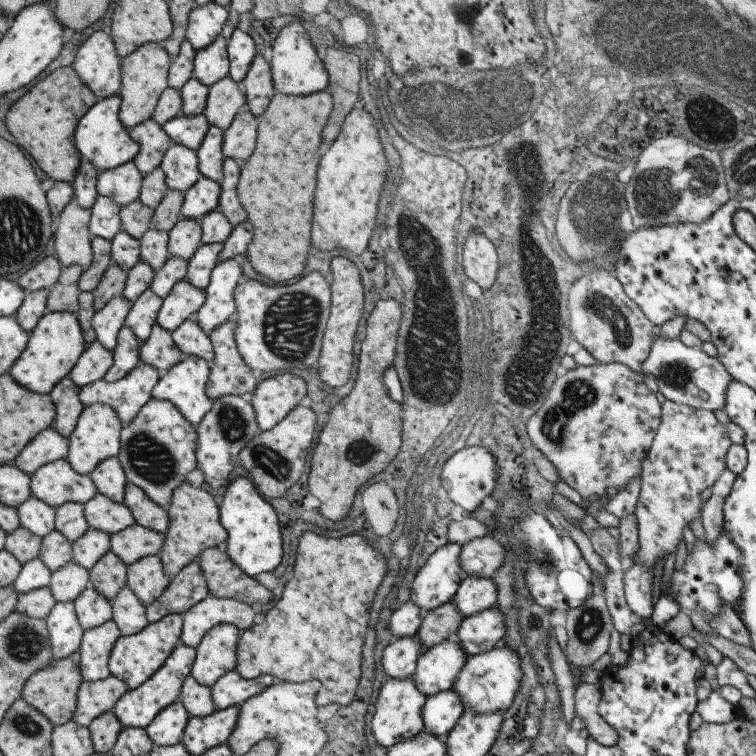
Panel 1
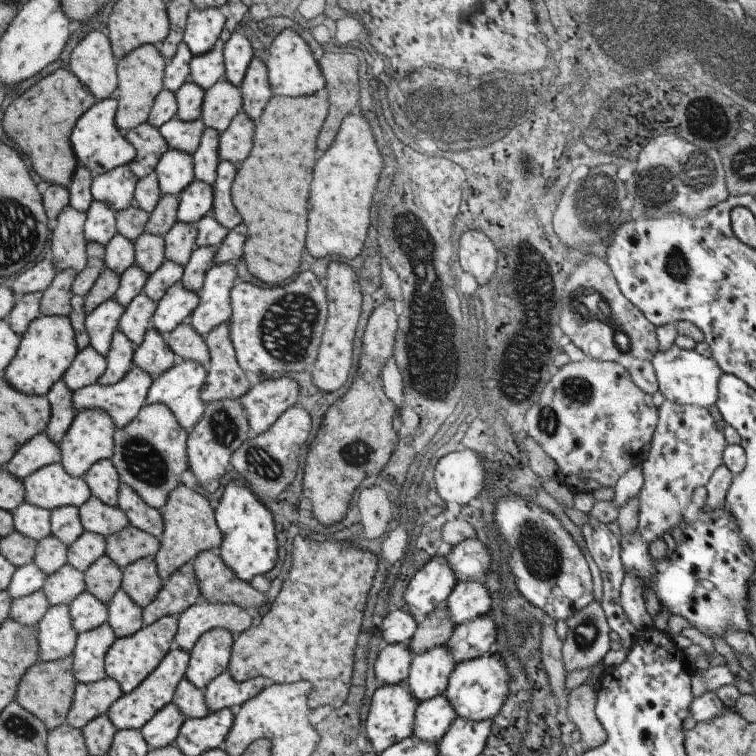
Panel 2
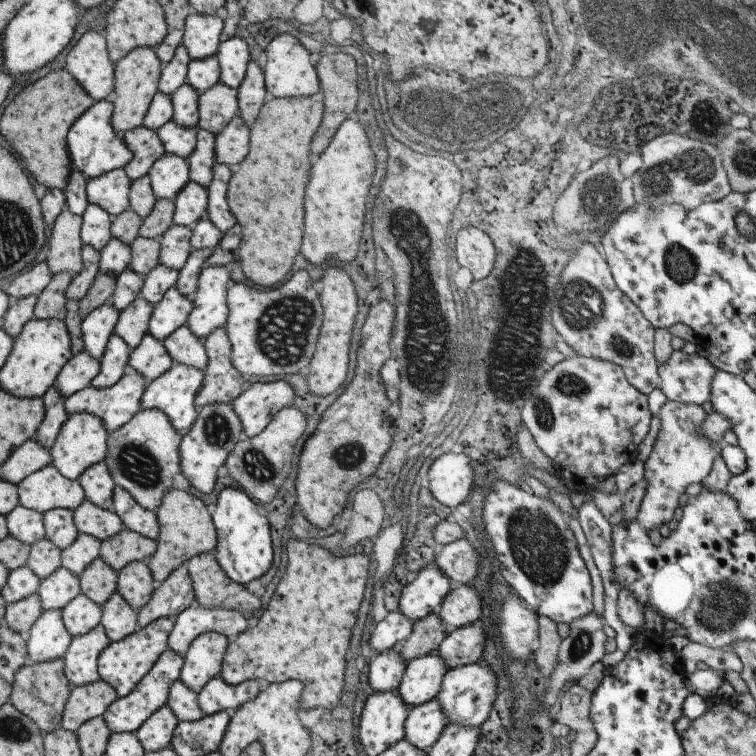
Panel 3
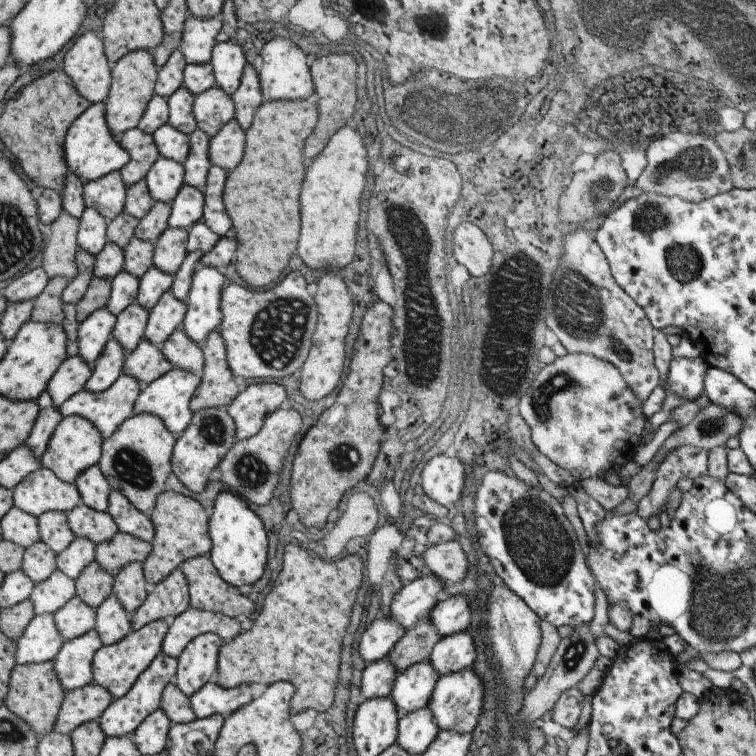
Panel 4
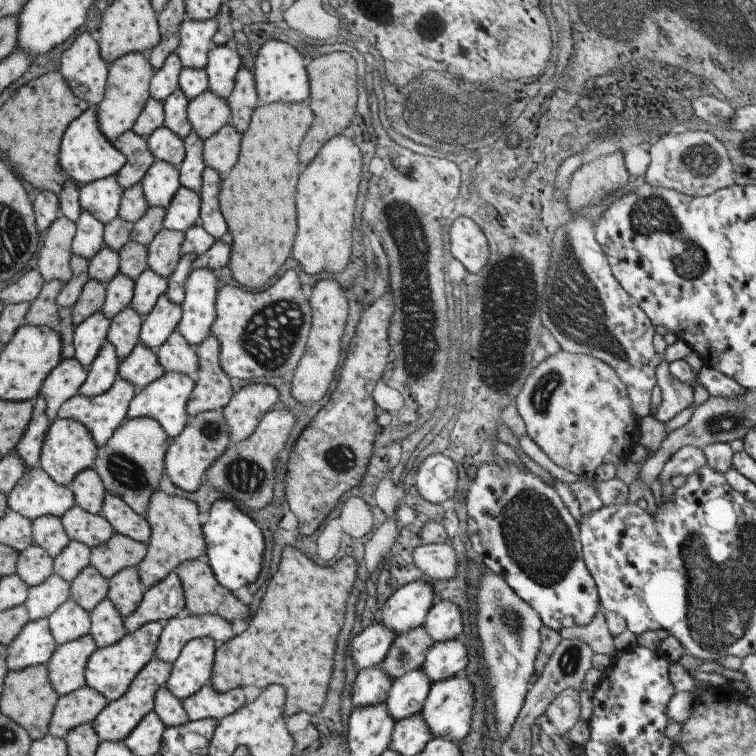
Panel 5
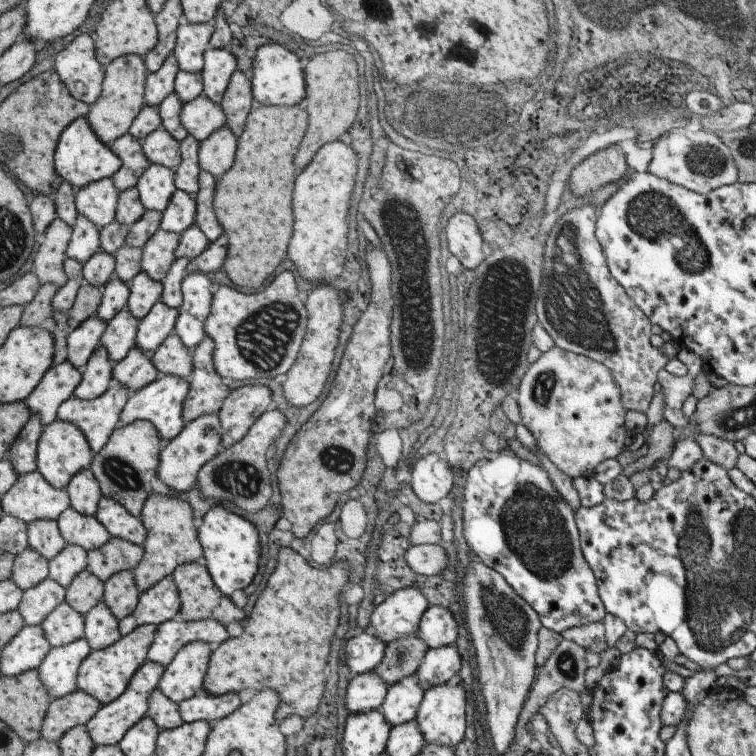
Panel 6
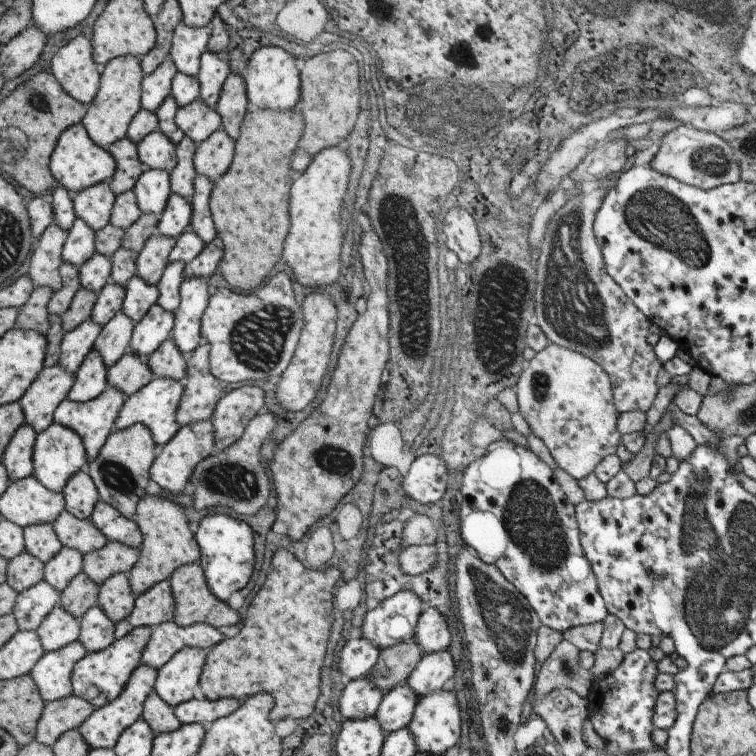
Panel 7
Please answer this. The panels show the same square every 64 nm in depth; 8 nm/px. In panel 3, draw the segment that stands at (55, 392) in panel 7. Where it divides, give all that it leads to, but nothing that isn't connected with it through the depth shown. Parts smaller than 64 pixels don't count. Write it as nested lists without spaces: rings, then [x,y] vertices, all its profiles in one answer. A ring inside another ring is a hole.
[[[81,350],[71,355],[71,358],[65,362],[65,366],[59,370],[52,385],[57,388],[61,398],[66,399],[70,394],[89,385],[97,374],[99,374],[99,360],[91,358],[89,352]]]

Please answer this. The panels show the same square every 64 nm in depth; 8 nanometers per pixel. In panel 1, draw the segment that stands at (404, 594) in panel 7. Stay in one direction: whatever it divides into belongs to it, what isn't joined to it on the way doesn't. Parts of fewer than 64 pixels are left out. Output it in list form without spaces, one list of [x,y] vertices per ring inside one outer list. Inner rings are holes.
[[[445,543],[430,554],[414,575],[409,601],[422,613],[433,610],[453,598],[465,572],[459,566],[461,544]]]

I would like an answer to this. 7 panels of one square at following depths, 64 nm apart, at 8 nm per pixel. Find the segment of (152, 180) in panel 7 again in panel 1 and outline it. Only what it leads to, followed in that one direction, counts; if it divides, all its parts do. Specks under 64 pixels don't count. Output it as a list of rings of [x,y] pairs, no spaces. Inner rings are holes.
[[[171,143],[158,166],[165,174],[165,186],[175,192],[184,193],[200,177],[195,150],[181,144]]]

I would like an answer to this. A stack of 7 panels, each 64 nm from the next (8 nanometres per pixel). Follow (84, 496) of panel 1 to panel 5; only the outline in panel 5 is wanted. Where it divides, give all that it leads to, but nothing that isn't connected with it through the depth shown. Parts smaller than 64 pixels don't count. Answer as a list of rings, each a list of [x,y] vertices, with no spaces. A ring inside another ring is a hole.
[[[40,467],[23,472],[6,496],[7,509],[31,521],[43,515],[63,516],[75,504],[71,488],[55,484]]]

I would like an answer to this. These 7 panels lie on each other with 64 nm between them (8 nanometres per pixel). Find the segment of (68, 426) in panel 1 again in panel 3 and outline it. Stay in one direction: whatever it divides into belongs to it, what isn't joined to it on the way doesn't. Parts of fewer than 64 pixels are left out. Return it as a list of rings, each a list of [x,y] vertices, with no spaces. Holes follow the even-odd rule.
[[[51,385],[41,397],[43,400],[44,415],[43,422],[39,424],[37,432],[35,432],[35,440],[39,442],[39,446],[43,448],[51,448],[57,433],[61,430],[61,424],[67,420],[67,412],[65,412],[65,398],[61,398],[61,394],[57,392],[57,388]]]

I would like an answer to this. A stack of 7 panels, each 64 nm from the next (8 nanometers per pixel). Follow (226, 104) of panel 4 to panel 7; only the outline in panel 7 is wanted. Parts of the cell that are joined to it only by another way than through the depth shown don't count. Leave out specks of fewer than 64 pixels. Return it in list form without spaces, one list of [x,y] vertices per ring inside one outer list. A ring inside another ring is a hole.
[[[200,99],[178,107],[174,118],[175,126],[195,143],[200,143],[221,126],[221,118],[214,108],[205,106]]]

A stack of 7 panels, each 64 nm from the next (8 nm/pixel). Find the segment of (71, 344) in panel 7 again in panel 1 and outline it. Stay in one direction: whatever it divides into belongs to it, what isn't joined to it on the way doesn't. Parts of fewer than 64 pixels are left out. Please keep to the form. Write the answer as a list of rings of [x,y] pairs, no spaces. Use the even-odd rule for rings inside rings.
[[[122,295],[114,296],[91,316],[95,341],[103,344],[105,350],[112,351],[117,346],[117,332],[121,330],[131,304],[133,302],[125,300]]]

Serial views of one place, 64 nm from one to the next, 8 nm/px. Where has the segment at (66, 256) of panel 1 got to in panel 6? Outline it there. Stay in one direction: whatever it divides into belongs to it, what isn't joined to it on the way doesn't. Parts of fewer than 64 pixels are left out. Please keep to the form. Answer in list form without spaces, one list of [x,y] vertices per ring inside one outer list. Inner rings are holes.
[[[56,216],[42,232],[43,240],[34,252],[32,265],[39,285],[55,284],[58,289],[67,282],[63,263],[66,259],[65,248],[71,238],[71,227]]]

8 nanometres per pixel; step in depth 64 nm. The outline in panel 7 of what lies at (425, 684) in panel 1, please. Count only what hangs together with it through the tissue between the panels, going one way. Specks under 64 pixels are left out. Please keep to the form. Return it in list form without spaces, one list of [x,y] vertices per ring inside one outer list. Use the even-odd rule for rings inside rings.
[[[405,682],[385,692],[374,712],[379,728],[387,734],[407,726],[413,716],[417,701],[418,697]]]

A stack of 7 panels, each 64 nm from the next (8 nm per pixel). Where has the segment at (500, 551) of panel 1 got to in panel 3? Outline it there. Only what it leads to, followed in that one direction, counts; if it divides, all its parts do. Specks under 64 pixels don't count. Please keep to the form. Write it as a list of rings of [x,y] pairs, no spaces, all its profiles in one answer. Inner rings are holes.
[[[465,540],[444,544],[433,554],[433,564],[454,584],[468,584],[477,575],[479,554]]]

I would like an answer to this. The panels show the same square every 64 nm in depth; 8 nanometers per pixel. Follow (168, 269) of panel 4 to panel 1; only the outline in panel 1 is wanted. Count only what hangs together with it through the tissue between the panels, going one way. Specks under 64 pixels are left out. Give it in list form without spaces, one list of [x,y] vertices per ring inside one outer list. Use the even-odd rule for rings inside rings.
[[[180,217],[168,232],[167,252],[169,256],[177,256],[188,261],[199,245],[201,245],[199,221]]]

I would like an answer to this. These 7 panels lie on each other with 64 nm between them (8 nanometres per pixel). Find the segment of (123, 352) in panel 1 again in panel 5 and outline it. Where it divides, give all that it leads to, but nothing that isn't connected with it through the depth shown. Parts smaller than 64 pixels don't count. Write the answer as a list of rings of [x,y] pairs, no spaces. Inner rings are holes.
[[[105,341],[103,346],[99,348],[95,360],[87,367],[87,378],[79,387],[78,394],[91,398],[105,392],[117,377],[117,366],[119,366],[119,358],[115,356],[115,348]]]

